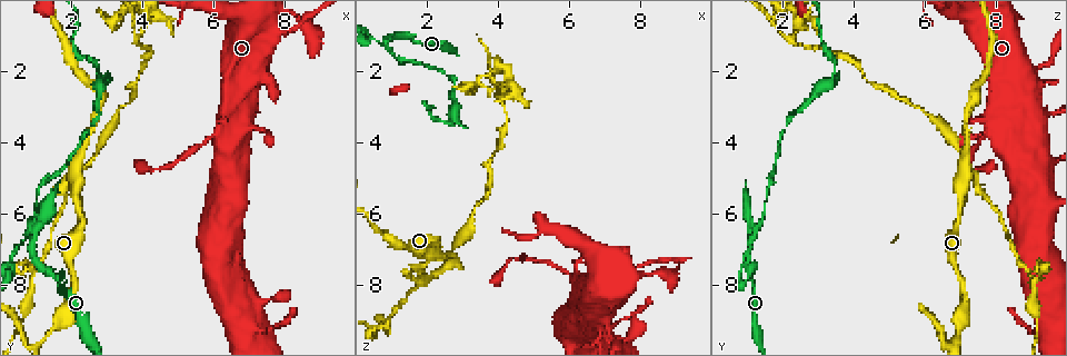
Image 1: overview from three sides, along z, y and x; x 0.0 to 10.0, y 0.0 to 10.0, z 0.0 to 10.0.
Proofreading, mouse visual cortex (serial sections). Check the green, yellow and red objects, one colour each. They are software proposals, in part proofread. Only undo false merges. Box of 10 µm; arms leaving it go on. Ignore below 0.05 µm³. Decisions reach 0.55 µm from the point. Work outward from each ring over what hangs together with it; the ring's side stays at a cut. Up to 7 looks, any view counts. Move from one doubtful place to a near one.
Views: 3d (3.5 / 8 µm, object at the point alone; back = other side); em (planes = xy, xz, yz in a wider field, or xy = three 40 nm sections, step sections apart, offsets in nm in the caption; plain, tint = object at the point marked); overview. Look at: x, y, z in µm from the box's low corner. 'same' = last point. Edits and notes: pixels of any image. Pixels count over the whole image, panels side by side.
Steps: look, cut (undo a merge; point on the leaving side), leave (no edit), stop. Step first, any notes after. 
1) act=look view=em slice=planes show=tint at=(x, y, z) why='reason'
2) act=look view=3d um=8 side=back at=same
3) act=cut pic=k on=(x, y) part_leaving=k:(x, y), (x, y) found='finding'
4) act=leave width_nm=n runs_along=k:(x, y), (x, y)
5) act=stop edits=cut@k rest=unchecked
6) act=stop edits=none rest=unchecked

act=look view=3d um=3.5 at=(6.05, 3.75, 7.75) why='calibre changes'

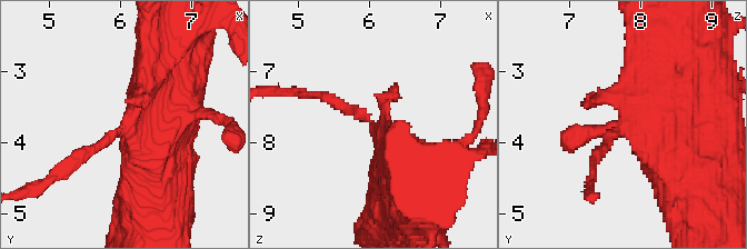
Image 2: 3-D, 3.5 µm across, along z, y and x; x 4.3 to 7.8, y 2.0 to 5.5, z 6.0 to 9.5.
act=look view=em slice=xy step=5 show=tint at=(6.00, 3.80, 7.70) arm_widths_nm=150,700

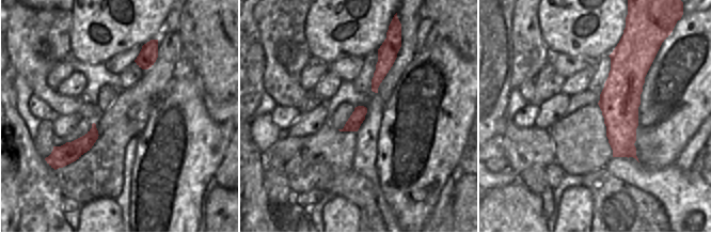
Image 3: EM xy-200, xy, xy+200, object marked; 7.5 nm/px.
act=look view=em slice=planes show=tint at=same why='cut it another way'

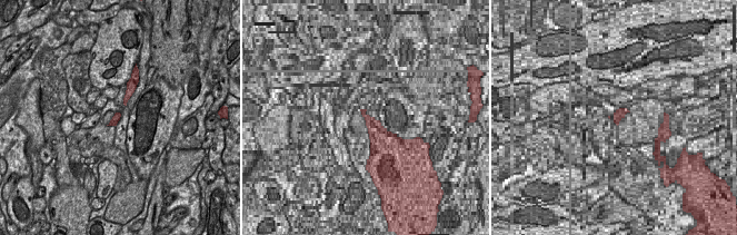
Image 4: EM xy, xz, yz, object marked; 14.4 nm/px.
act=leave runs_along=2:(419, 195), (375, 126), (317, 95) found='one cell here'

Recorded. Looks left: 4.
act=look view=3d um=3.5 at=(1.00, 6.65, 1.15) why='four-way junction'

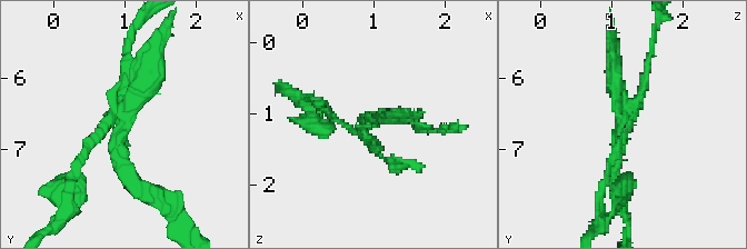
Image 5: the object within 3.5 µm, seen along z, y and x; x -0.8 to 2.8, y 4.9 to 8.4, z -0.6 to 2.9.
act=look view=em slice=xy step=5 show=tint at=(0.90, 6.70, 1.10)

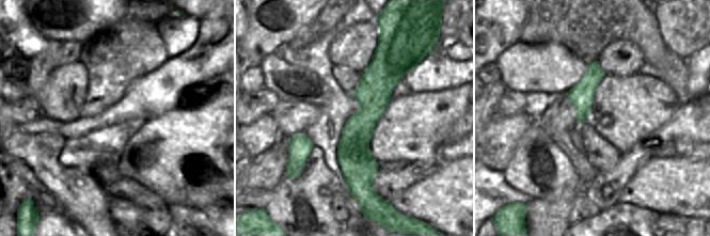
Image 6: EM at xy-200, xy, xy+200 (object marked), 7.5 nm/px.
act=cut pic=5 on=(123, 72) width_nm=260 part_leaving=5:(116, 123), (112, 110), (127, 83), (130, 31) found='two cells meet here'

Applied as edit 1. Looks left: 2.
act=stop edits=cut@5 rest=unchecked

